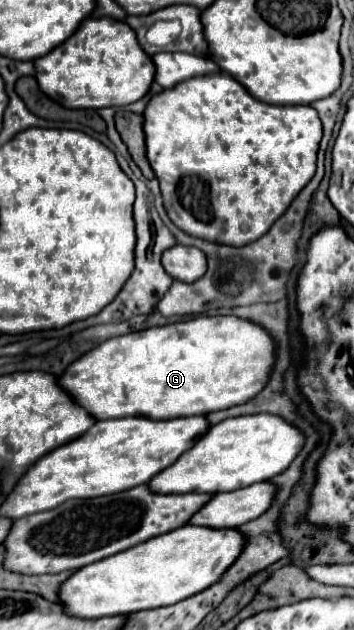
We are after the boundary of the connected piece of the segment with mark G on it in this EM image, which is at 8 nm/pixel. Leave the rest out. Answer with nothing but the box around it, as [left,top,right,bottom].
[58,316,274,420]

